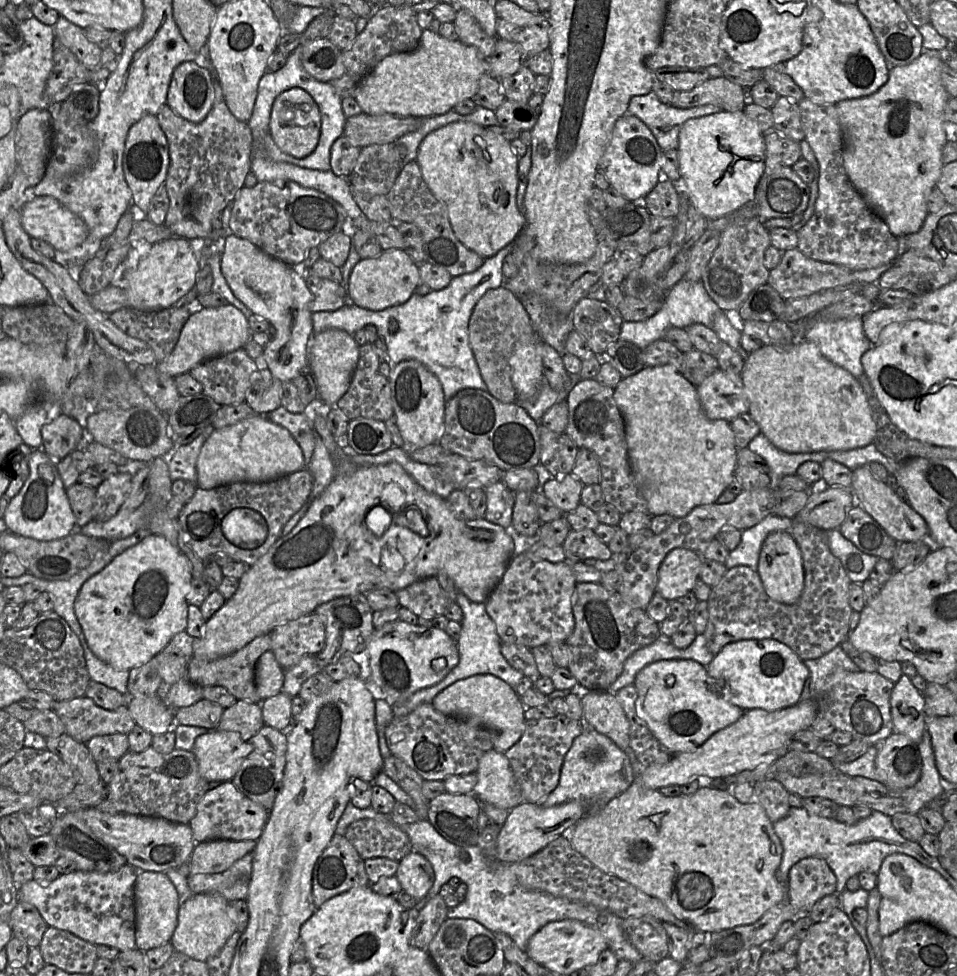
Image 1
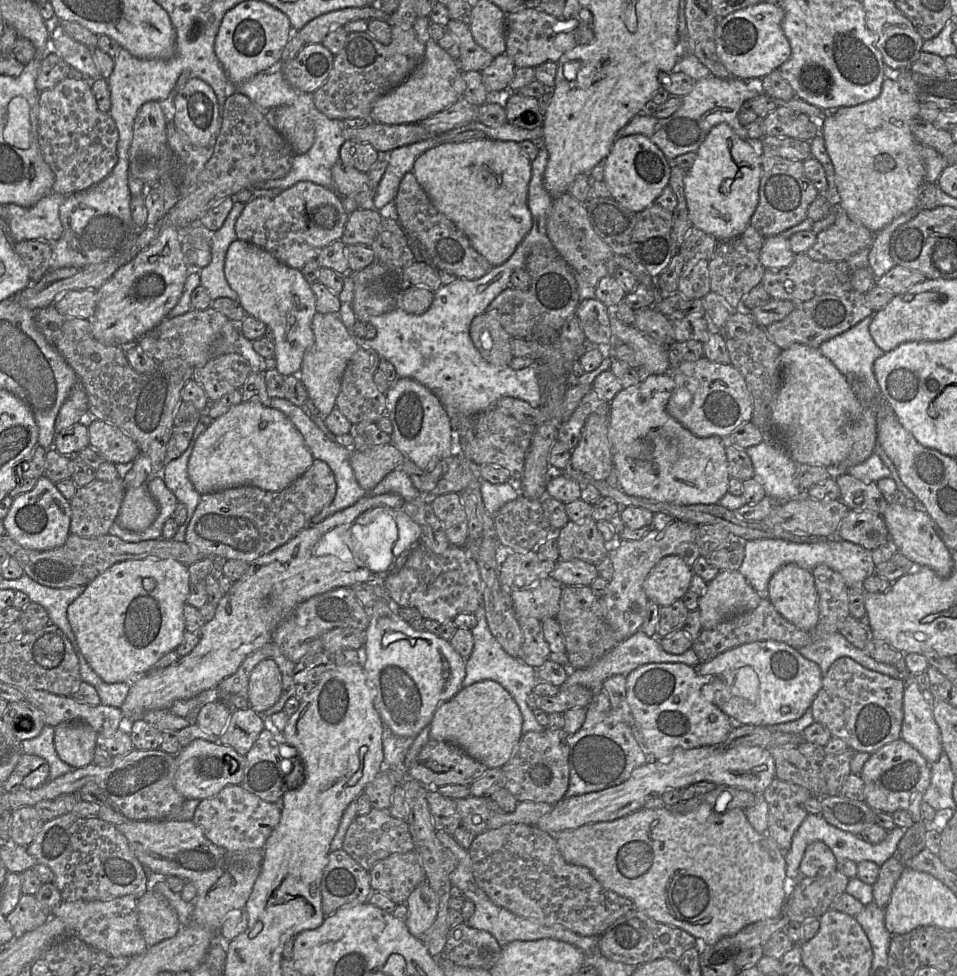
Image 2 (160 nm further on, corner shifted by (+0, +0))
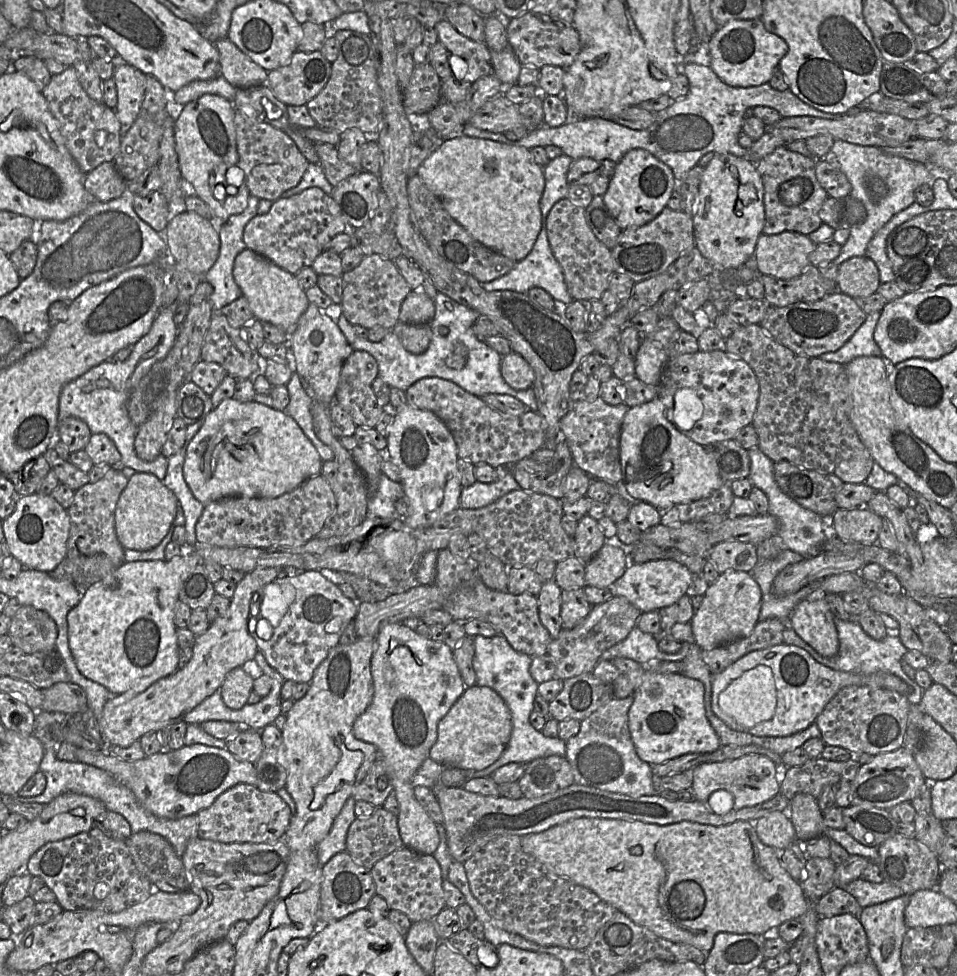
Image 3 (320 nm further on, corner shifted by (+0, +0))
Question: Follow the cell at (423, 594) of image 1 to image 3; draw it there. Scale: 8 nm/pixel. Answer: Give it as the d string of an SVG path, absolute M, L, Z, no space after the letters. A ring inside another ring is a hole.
M448 548L438 551L434 584L445 597L442 610L448 612L453 621L463 623L479 619L488 622L517 652L530 657L547 654L552 637L540 621L537 596L530 593L513 595L488 588L479 576L476 565L470 560L456 557Z

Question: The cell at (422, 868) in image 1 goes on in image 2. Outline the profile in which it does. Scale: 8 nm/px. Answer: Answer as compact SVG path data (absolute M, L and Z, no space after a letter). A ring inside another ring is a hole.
M427 880L412 891L406 906L407 928L413 936L421 940L421 936L432 926L437 915L437 898Z

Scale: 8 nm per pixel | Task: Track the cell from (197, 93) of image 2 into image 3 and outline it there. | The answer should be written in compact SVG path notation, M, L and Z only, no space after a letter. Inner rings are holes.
M204 94L187 103L174 123L181 175L190 184L192 193L209 206L213 215L211 221L216 225L218 232L230 216L240 214L247 208L250 197L249 189L245 184L245 174L244 183L238 189L228 184L226 180L227 170L236 166L239 159L234 116L235 107L232 102L218 95ZM216 185L226 188L226 196L223 200L215 197Z

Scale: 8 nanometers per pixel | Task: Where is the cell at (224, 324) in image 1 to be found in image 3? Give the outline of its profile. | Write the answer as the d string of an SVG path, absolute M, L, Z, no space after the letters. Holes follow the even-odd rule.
M245 248L235 258L233 278L242 295L247 298L255 319L278 326L287 334L295 330L299 318L309 305L305 291L300 287L295 275Z

